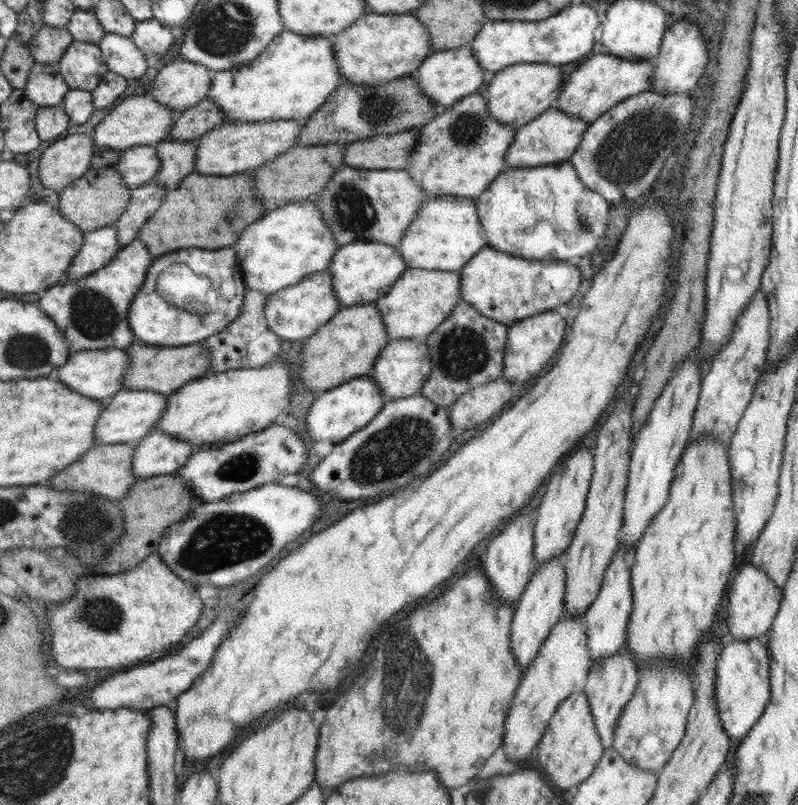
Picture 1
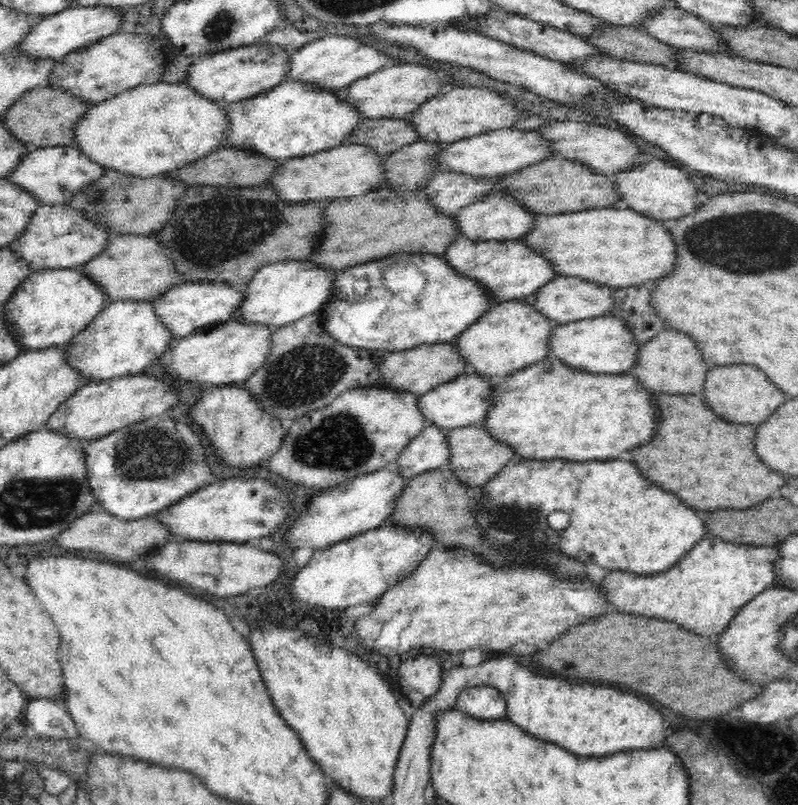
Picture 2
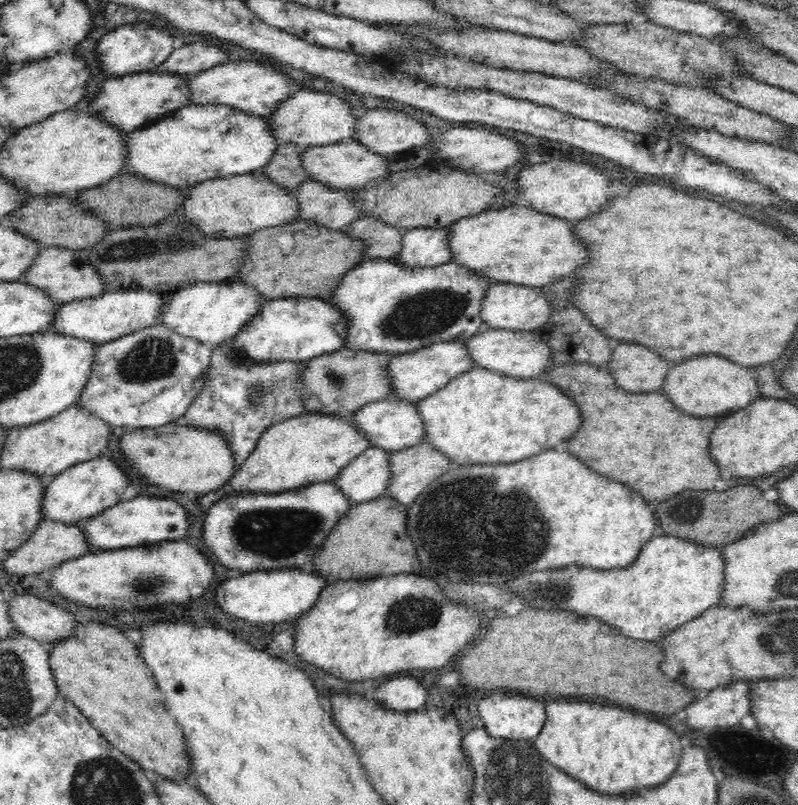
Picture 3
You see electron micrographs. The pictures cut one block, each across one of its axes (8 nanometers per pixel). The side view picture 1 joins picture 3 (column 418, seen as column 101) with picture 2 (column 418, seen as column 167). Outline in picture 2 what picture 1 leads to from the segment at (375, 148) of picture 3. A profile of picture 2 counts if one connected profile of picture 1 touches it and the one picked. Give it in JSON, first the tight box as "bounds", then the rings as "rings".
{"bounds":[410,86,525,145],"rings":[[[453,86],[424,101],[418,110],[413,112],[410,121],[420,139],[449,145],[471,136],[510,128],[519,115],[525,115],[514,103],[488,88]]]}

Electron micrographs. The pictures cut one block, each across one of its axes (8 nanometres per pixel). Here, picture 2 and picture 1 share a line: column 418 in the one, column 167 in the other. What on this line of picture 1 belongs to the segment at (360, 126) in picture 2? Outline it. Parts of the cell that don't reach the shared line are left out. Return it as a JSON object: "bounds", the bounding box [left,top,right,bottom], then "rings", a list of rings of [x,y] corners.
{"bounds":[166,97,226,143],"rings":[[[210,97],[201,100],[196,106],[187,108],[175,117],[175,123],[166,140],[197,143],[209,130],[226,120],[220,107]]]}

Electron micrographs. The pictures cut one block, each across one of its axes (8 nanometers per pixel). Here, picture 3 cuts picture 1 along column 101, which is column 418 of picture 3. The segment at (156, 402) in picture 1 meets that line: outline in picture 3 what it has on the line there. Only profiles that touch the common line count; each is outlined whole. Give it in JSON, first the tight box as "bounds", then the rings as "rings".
{"bounds":[350,396,426,453],"rings":[[[396,396],[367,404],[350,416],[350,419],[353,419],[358,430],[370,441],[370,446],[390,453],[418,445],[426,438],[424,421],[416,403],[398,399]]]}

